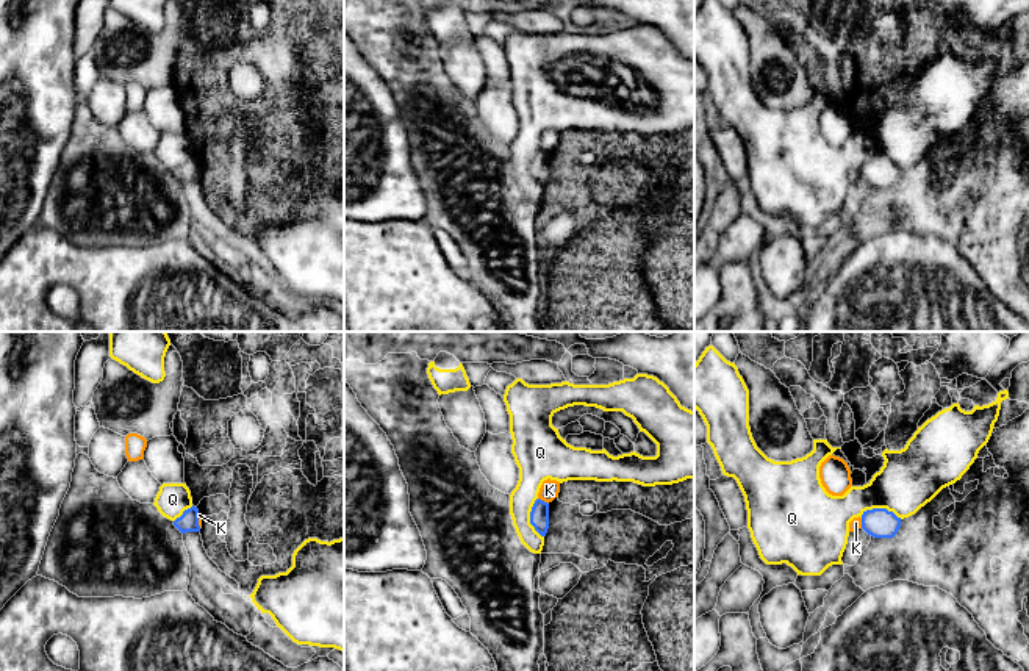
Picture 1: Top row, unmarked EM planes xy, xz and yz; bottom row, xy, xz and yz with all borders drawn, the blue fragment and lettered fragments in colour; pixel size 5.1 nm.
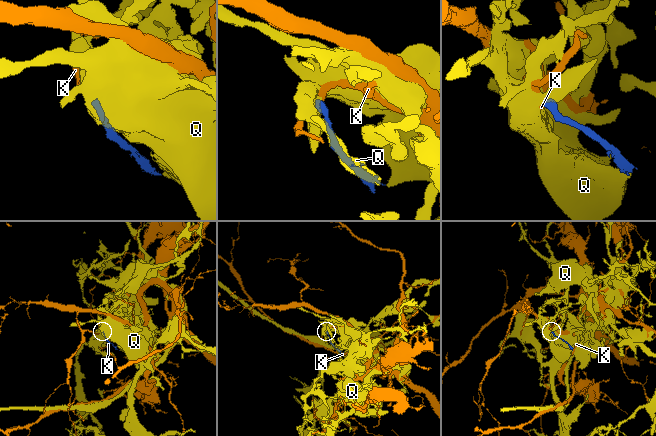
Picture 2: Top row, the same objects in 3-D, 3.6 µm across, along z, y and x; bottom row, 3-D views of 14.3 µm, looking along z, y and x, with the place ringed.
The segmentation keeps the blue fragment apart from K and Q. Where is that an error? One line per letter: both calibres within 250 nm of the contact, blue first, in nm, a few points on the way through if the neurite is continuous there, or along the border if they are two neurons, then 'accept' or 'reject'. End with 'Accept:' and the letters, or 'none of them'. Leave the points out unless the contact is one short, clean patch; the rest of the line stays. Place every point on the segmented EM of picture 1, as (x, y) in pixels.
K: calibres 100 and 100 nm; border xz (538, 498), (548, 504); reject
Q: calibres 160 and 300 nm; border yz (860, 515), (873, 509), (887, 509), (901, 518); reject
Accept: none of them

